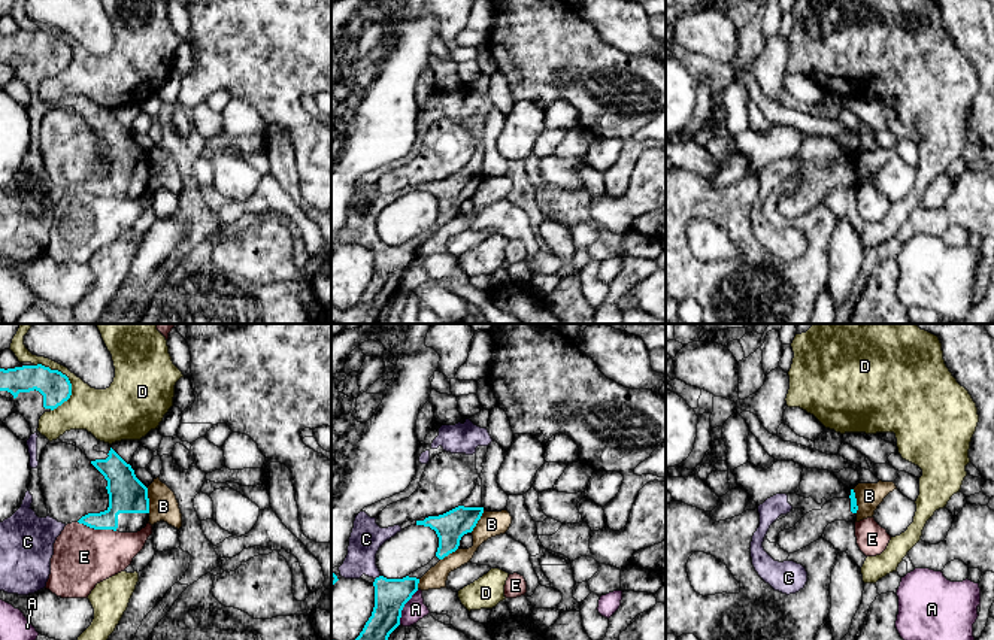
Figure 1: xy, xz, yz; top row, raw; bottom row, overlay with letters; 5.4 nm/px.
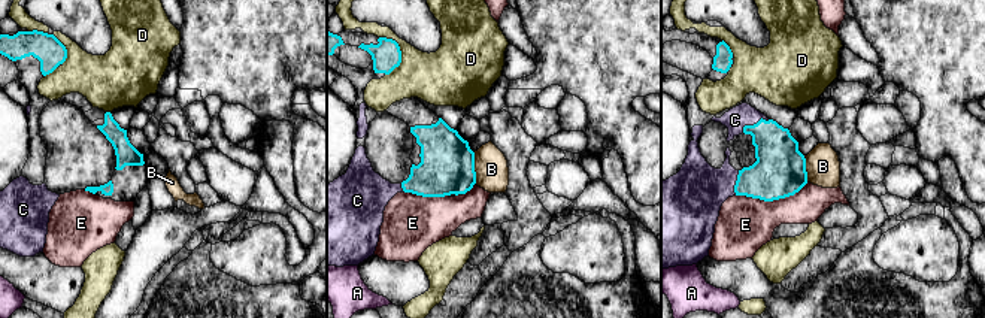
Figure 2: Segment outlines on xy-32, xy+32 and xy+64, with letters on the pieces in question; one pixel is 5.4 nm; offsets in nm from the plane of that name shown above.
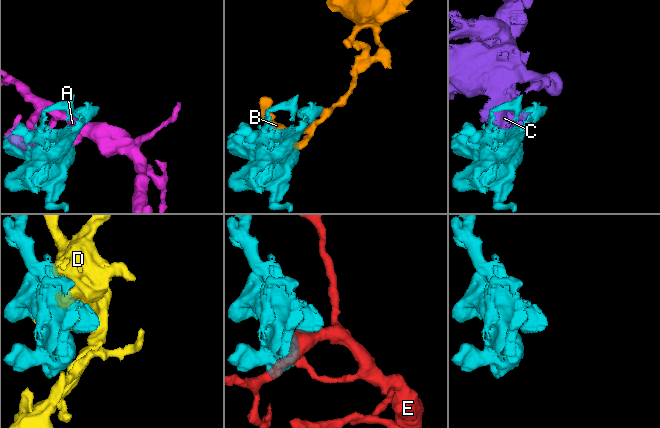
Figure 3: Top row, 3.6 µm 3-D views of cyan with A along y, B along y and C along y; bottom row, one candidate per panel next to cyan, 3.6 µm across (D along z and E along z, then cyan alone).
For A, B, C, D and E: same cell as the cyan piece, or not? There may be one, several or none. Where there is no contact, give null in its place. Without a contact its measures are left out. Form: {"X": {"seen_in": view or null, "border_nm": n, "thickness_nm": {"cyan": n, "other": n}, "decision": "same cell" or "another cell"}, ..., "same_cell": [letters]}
{"A": {"seen_in": "xz", "border_nm": 220, "thickness_nm": {"cyan": 180, "other": 120}, "decision": "another cell"}, "B": {"seen_in": "xy", "border_nm": 140, "thickness_nm": {"cyan": 200, "other": 160}, "decision": "another cell"}, "C": {"seen_in": "xz", "border_nm": 40, "thickness_nm": {"cyan": 180, "other": 170}, "decision": "same cell"}, "D": {"seen_in": "xy", "border_nm": 280, "thickness_nm": {"cyan": 160, "other": 240}, "decision": "another cell"}, "E": {"seen_in": "xy", "border_nm": 220, "thickness_nm": {"cyan": 200, "other": 320}, "decision": "another cell"}, "same_cell": ["C"]}

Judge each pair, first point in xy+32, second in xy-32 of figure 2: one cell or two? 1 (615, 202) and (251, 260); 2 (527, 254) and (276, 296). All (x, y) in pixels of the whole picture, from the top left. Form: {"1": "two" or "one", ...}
{"1": "two", "2": "one"}

